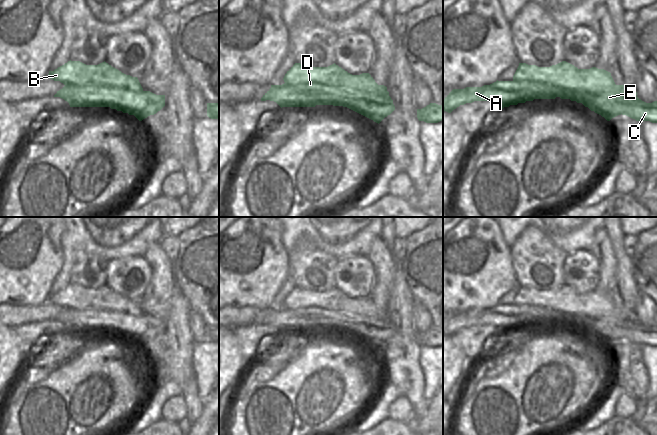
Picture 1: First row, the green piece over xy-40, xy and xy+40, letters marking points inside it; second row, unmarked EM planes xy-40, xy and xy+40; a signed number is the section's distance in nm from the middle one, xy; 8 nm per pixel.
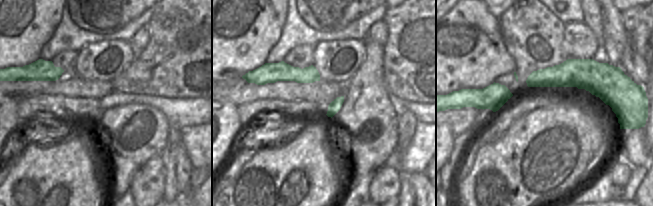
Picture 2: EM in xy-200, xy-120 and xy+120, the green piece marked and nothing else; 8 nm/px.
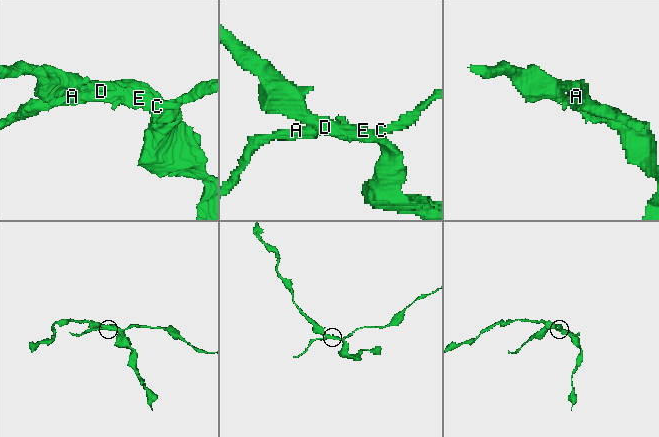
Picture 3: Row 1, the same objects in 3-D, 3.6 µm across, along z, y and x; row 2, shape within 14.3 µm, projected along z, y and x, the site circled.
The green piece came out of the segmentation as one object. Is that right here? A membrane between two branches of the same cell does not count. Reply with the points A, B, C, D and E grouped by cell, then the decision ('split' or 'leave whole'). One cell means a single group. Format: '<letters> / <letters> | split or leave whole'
A C D / B E | split

